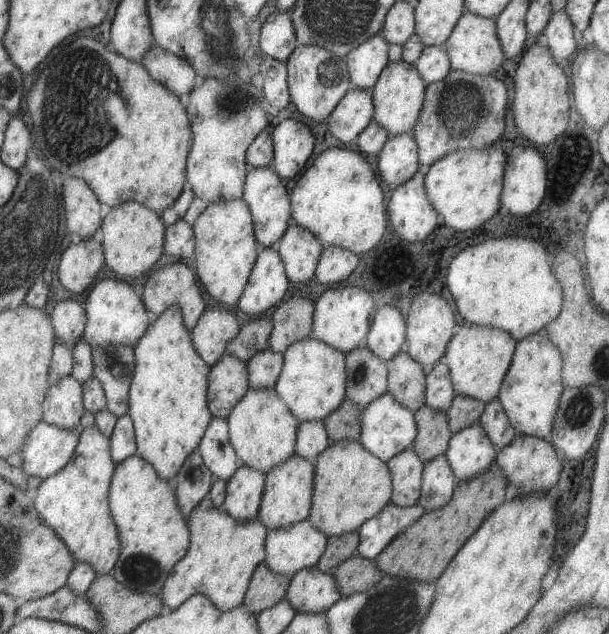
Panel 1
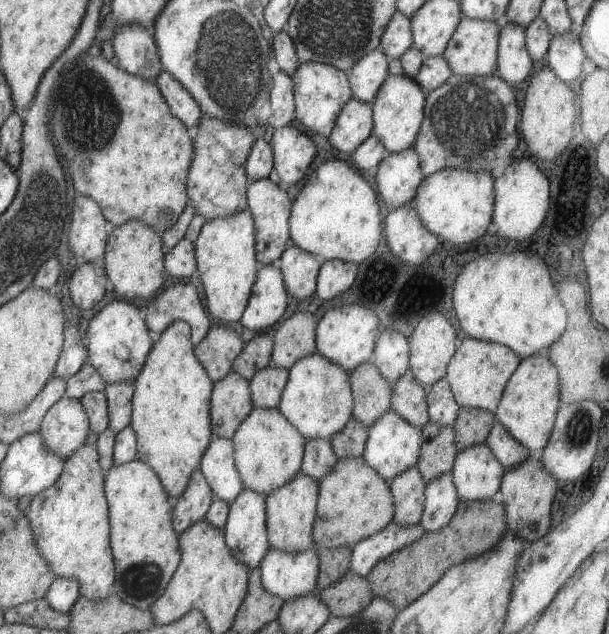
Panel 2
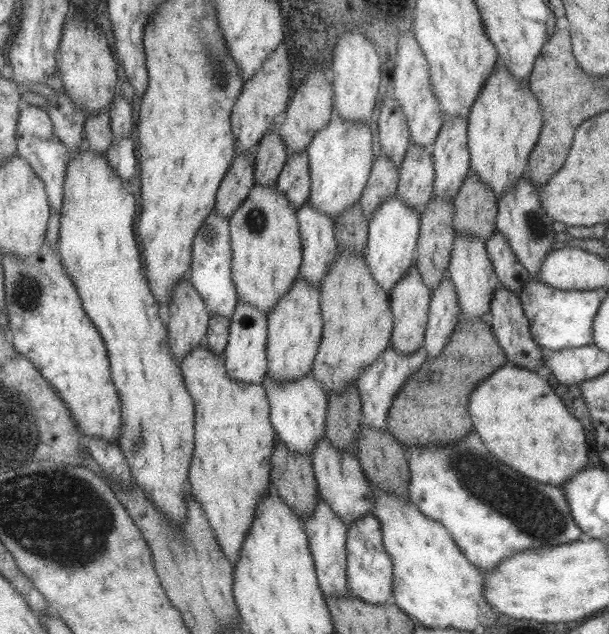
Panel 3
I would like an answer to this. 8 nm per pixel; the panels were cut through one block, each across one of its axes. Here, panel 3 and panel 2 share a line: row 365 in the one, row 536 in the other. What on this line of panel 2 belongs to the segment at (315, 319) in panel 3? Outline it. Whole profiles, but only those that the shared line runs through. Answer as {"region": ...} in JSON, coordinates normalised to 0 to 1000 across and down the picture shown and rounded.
{"region":[[[488,744],[471,763],[445,773],[435,787],[437,839],[442,864],[465,871],[501,871],[517,861],[512,830],[519,809],[522,760]]]}

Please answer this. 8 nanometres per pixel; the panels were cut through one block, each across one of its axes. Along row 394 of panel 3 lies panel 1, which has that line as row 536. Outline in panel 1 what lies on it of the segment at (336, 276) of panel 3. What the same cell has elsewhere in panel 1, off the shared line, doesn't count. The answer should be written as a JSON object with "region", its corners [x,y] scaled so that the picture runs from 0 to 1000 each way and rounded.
{"region":[[[588,694],[544,697],[514,726],[514,779],[506,822],[535,847],[585,838],[599,819],[609,817],[639,792],[644,754],[634,730],[609,716]]]}

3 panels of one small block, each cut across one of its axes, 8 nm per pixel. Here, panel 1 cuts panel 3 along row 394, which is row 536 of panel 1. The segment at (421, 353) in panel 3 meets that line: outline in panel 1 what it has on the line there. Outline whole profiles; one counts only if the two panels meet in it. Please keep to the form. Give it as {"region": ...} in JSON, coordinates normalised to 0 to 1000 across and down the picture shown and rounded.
{"region":[[[639,789],[619,811],[599,819],[599,823],[586,833],[589,852],[586,872],[601,882],[612,882],[640,852],[667,830],[681,823],[696,806],[693,798],[685,795],[657,800]]]}

